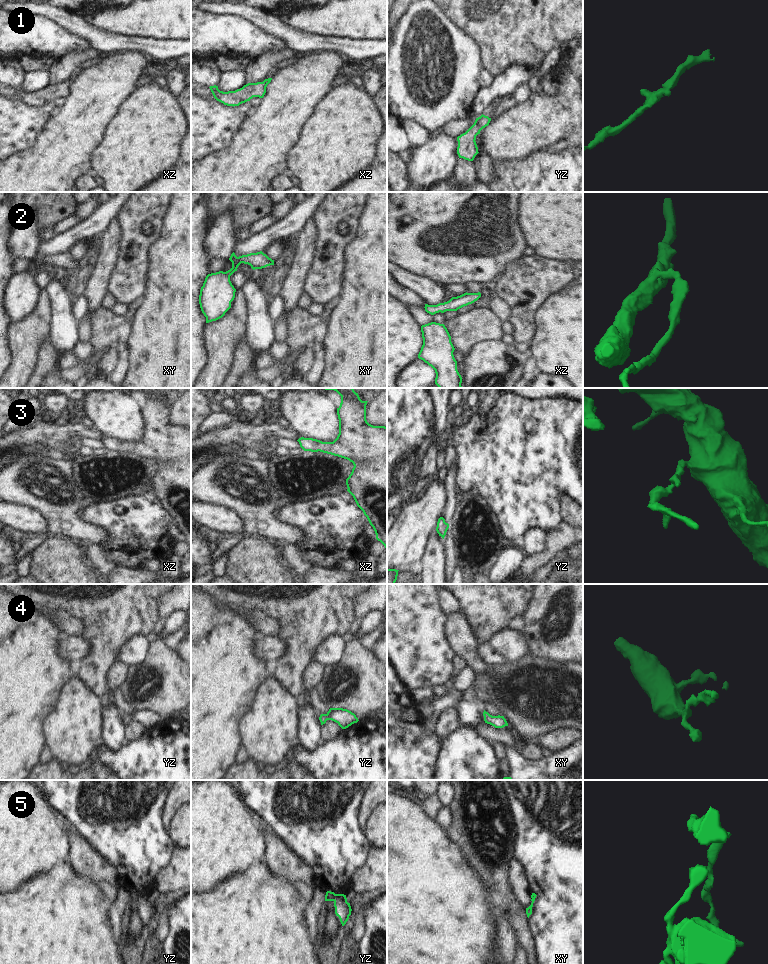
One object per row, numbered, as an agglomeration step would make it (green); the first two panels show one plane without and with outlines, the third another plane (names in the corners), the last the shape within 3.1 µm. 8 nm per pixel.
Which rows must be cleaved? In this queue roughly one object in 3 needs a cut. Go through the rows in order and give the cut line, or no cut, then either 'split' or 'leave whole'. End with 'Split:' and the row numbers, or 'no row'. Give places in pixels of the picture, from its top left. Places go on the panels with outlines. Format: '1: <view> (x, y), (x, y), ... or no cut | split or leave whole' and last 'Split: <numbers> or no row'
1: no cut | leave whole
2: no cut | leave whole
3: no cut | leave whole
4: no cut | leave whole
5: no cut | leave whole
Split: no row

